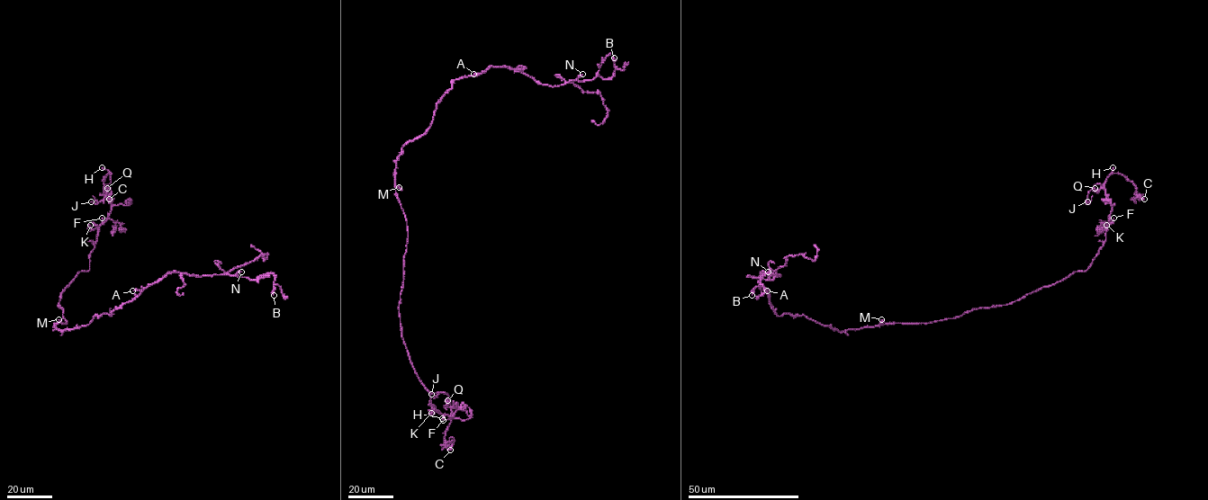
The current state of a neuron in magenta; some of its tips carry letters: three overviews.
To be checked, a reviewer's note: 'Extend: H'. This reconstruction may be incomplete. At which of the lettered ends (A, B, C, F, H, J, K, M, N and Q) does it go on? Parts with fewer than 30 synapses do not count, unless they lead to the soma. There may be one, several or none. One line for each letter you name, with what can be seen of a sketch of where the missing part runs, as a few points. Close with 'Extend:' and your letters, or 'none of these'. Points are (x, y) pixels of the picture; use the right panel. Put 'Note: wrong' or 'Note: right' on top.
Note: right
H: missing branch runs (1113, 167), (1095, 160), (1095, 129), (1089, 111)
Extend: H

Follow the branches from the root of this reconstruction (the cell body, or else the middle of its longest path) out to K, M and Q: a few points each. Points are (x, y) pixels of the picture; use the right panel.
K: (895, 323), (936, 322), (978, 308), (1012, 304), (1075, 272), (1085, 271), (1104, 245), (1106, 225)
M: (895, 323), (881, 325), (881, 319)
Q: (895, 323), (936, 322), (1012, 304), (1085, 271), (1104, 245), (1111, 212), (1104, 187), (1095, 188)

